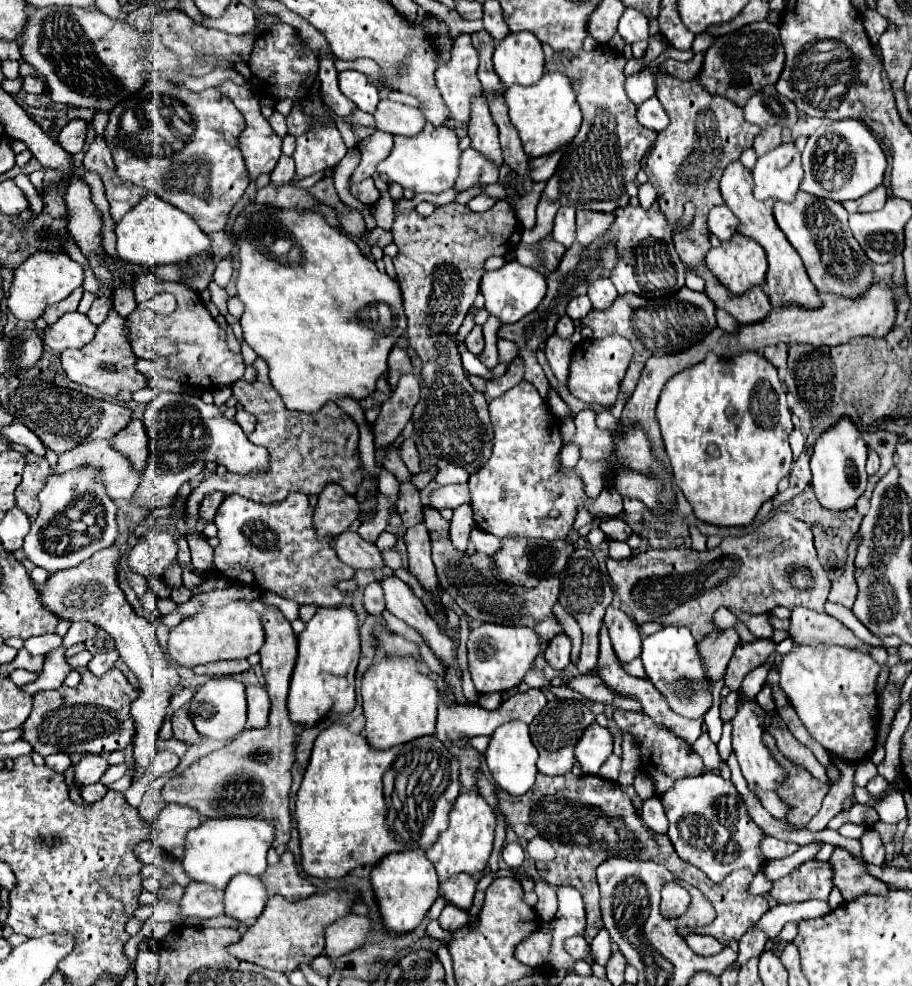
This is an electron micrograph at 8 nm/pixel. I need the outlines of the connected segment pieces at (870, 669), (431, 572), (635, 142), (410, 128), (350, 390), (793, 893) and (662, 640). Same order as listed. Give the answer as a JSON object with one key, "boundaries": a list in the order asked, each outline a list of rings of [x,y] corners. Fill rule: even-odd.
{"boundaries":[[[[832,644],[796,645],[790,654],[782,658],[778,674],[780,688],[786,692],[802,724],[812,734],[812,738],[816,738],[828,752],[848,762],[858,762],[864,760],[874,750],[874,738],[878,728],[878,698],[874,696],[874,686],[880,674],[880,666],[870,656]]],[[[416,524],[414,528],[408,528],[404,534],[404,542],[408,548],[408,568],[418,576],[418,580],[424,584],[424,588],[436,592],[438,590],[438,578],[432,564],[432,540],[424,524]]],[[[544,46],[544,58],[546,70],[566,72],[570,78],[584,120],[578,138],[568,144],[568,152],[564,152],[554,176],[546,182],[536,210],[536,226],[522,232],[524,244],[536,244],[550,236],[550,224],[560,206],[596,212],[614,212],[620,206],[628,206],[630,196],[626,184],[636,180],[642,156],[650,152],[656,142],[656,132],[638,124],[636,106],[624,92],[626,58],[622,52],[612,50],[610,46],[598,46],[594,52],[582,52],[574,58]]],[[[386,98],[380,100],[374,112],[374,118],[376,118],[378,130],[384,130],[396,136],[408,136],[408,138],[416,136],[426,124],[426,118],[418,108],[396,104]]],[[[248,204],[248,240],[246,208],[234,218],[232,234],[236,238],[236,290],[244,304],[240,318],[246,344],[266,360],[274,388],[284,396],[286,408],[316,412],[320,404],[352,396],[356,400],[374,392],[380,374],[386,372],[386,358],[400,336],[406,334],[406,316],[402,294],[396,280],[378,272],[376,264],[362,256],[360,248],[340,230],[332,228],[320,212]]],[[[808,860],[788,876],[776,880],[770,896],[780,904],[828,900],[828,894],[834,888],[832,878],[832,864],[826,860]]],[[[668,626],[658,630],[656,634],[642,638],[642,664],[648,674],[648,680],[664,694],[670,708],[676,708],[682,716],[704,716],[712,706],[710,684],[704,680],[704,670],[700,658],[696,656],[696,640],[688,632],[688,628]]]]}

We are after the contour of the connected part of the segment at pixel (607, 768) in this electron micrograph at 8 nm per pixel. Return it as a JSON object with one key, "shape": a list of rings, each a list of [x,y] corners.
{"shape":[[[612,754],[612,756],[602,764],[602,778],[610,780],[610,782],[616,782],[616,780],[618,780],[618,774],[620,774],[620,762],[622,762],[622,758],[618,758],[616,754]]]}

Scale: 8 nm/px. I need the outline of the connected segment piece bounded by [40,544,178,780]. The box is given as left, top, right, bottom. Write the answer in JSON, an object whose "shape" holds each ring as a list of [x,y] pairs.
{"shape":[[[116,544],[92,554],[92,558],[84,560],[76,568],[60,570],[50,576],[48,584],[40,590],[40,600],[44,600],[46,608],[52,608],[56,616],[76,622],[76,620],[88,620],[98,624],[104,632],[108,632],[114,638],[114,644],[120,650],[120,658],[130,666],[130,670],[140,680],[140,698],[132,704],[132,716],[136,720],[136,744],[134,744],[134,760],[136,760],[136,780],[144,776],[144,768],[148,768],[152,754],[154,754],[154,742],[158,738],[158,732],[162,728],[168,700],[172,696],[172,690],[178,686],[178,672],[176,666],[170,664],[160,650],[160,644],[154,634],[154,626],[138,618],[138,614],[132,610],[130,602],[126,600],[120,582],[118,582],[118,562],[122,554]]]}

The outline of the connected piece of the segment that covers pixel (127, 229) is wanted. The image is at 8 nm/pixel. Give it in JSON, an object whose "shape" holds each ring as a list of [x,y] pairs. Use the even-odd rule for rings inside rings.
{"shape":[[[148,194],[116,226],[116,250],[118,256],[130,264],[154,268],[154,266],[182,264],[188,262],[192,256],[208,254],[210,238],[200,230],[200,226],[188,214],[160,200],[156,194]]]}

